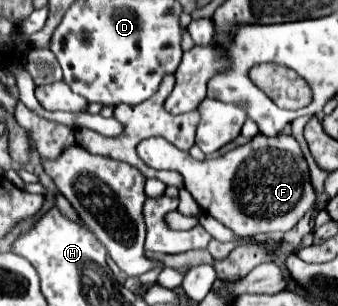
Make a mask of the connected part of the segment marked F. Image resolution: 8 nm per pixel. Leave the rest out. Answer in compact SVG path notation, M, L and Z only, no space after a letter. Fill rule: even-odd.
M258 133L246 145L206 161L192 159L162 137L144 139L136 151L148 167L178 171L194 201L236 237L290 231L310 209L314 209L318 199L302 149L298 141L286 133L274 137Z

